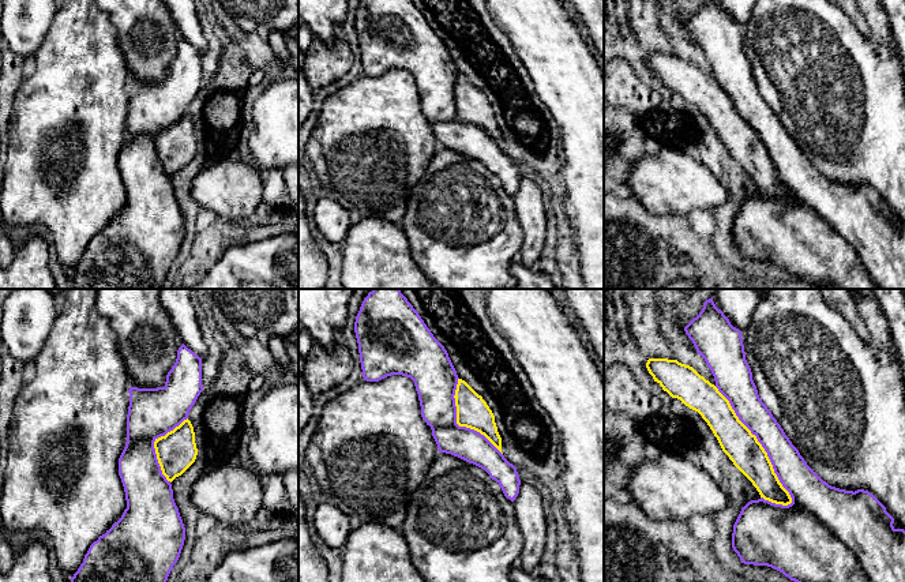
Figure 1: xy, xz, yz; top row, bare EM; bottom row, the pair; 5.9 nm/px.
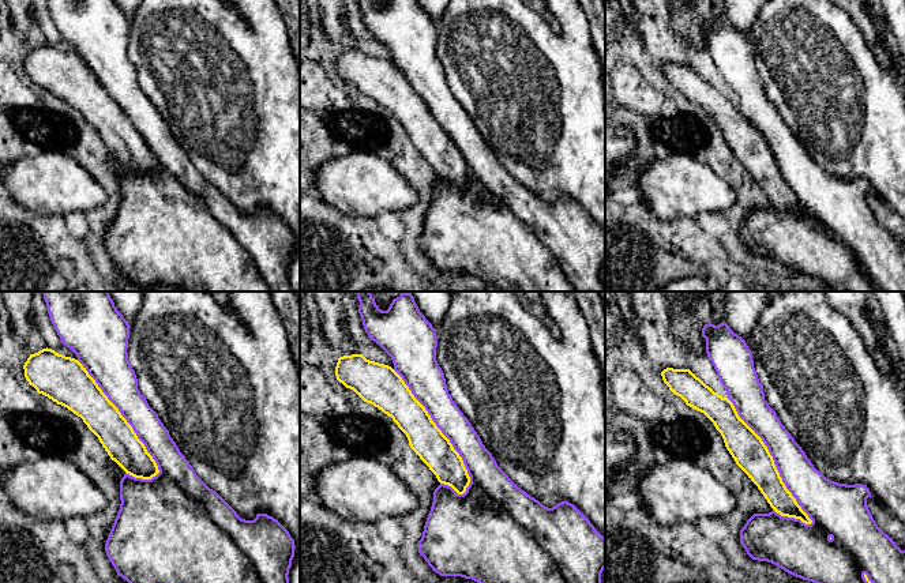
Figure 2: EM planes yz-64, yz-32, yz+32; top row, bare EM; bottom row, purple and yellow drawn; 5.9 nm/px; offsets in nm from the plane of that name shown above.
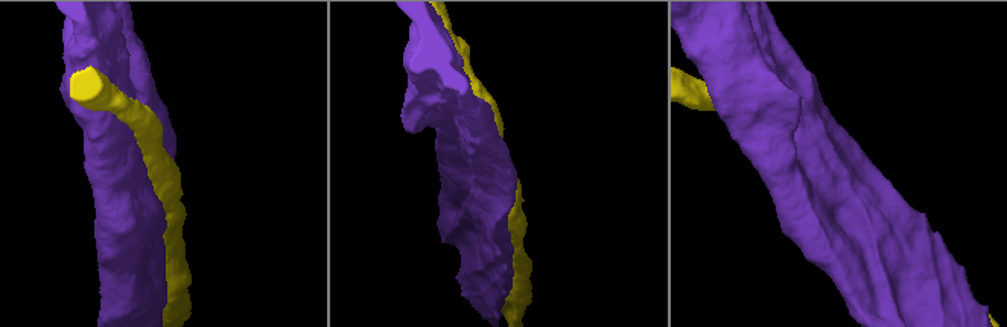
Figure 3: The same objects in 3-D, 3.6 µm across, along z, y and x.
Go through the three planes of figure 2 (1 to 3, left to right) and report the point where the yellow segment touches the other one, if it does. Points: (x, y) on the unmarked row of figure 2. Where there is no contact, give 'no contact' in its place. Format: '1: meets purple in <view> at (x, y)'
1: meets purple in yz-64 at (126, 113)
2: meets purple in yz-32 at (442, 127)
3: meets purple in yz+32 at (774, 157)

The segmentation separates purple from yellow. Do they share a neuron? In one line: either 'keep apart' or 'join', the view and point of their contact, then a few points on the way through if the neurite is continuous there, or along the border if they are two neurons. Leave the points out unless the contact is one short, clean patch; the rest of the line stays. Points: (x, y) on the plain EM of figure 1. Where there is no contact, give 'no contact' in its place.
keep apart; meets purple in yz at (762, 141)

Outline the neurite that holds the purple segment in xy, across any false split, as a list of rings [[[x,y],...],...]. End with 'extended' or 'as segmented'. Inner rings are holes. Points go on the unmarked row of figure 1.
[[[184,38],[166,70],[164,82],[129,82],[127,138],[119,153],[127,203],[105,229],[94,236],[83,258],[71,273],[72,289],[162,289],[168,271],[177,258],[185,222],[173,194],[170,176],[162,169],[154,136],[188,113],[203,86],[202,53]]]; as segmented

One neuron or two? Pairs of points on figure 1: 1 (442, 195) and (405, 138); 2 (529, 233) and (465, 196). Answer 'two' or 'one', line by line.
1: two
2: two

